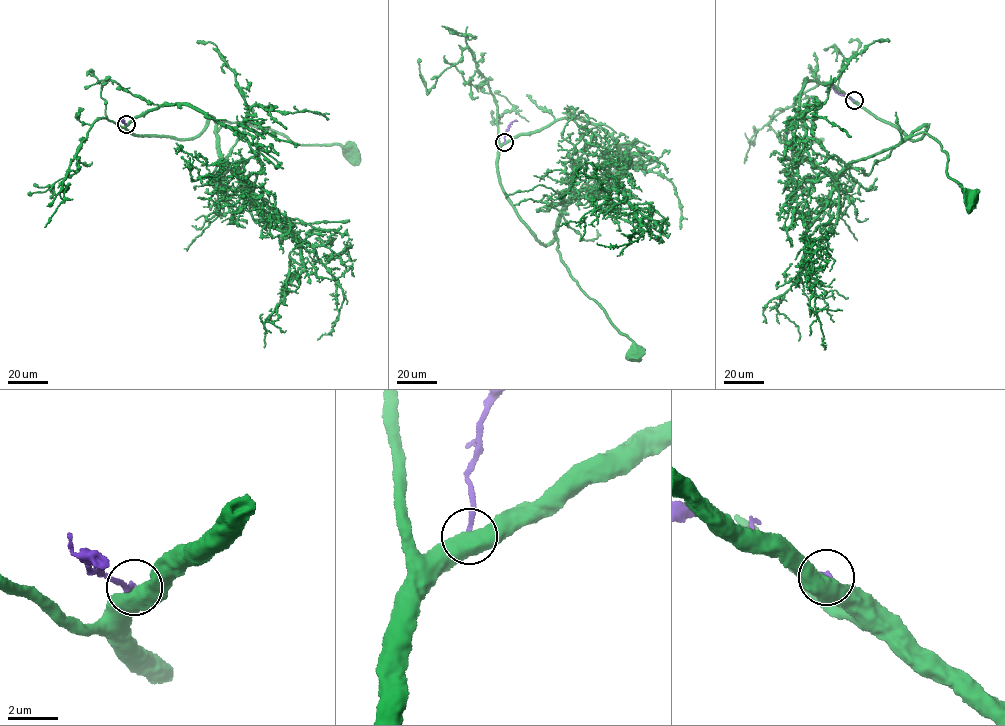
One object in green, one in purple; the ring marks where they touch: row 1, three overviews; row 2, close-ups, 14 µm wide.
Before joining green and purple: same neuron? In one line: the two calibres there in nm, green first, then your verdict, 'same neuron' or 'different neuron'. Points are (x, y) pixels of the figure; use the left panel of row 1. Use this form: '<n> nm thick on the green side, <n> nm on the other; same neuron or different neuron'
550 nm thick on the green side, 190 nm on the other; different neuron

